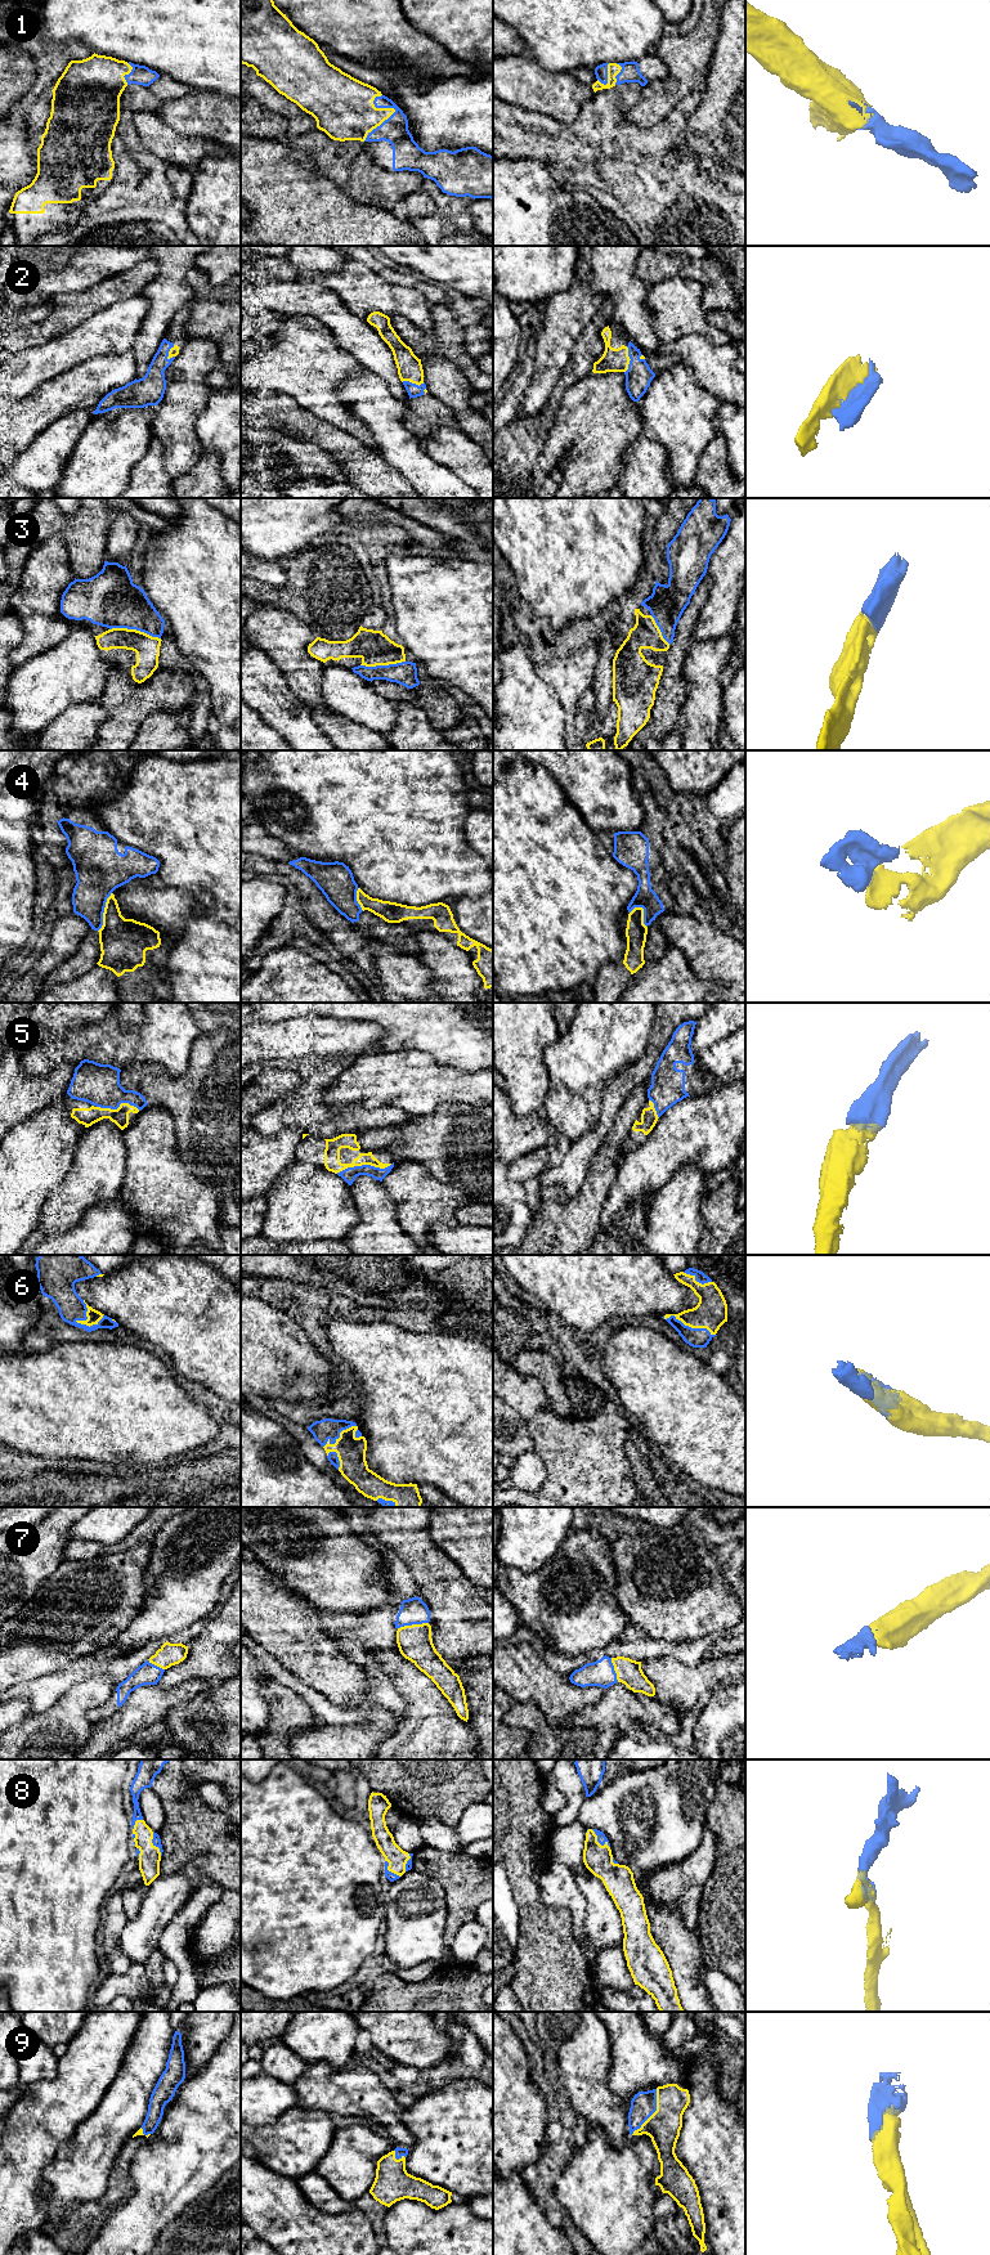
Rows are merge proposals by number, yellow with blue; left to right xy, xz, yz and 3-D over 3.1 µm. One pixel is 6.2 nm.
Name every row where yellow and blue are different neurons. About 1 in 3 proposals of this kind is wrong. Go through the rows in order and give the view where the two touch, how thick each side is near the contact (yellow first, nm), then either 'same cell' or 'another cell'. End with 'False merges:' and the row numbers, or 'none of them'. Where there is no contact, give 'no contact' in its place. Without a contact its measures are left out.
1: contact in xz; calibres 280 and 160 nm; same cell
2: contact in yz; calibres 140 and 160 nm; same cell
3: contact in xy; calibres 160 and 360 nm; same cell
4: contact in xy; calibres 300 and 280 nm; another cell
5: contact in xz; calibres 100 and 90 nm; same cell
6: contact in xy; calibres 80 and 180 nm; same cell
7: contact in xz; calibres 220 and 160 nm; same cell
8: contact in yz; calibres 180 and 60 nm; same cell
9: contact in yz; calibres 220 and 160 nm; same cell
False merges: 4

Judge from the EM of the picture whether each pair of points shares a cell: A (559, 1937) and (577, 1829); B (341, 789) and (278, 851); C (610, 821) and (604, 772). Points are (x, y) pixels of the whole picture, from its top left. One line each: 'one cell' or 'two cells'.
A: two cells
B: two cells
C: one cell

